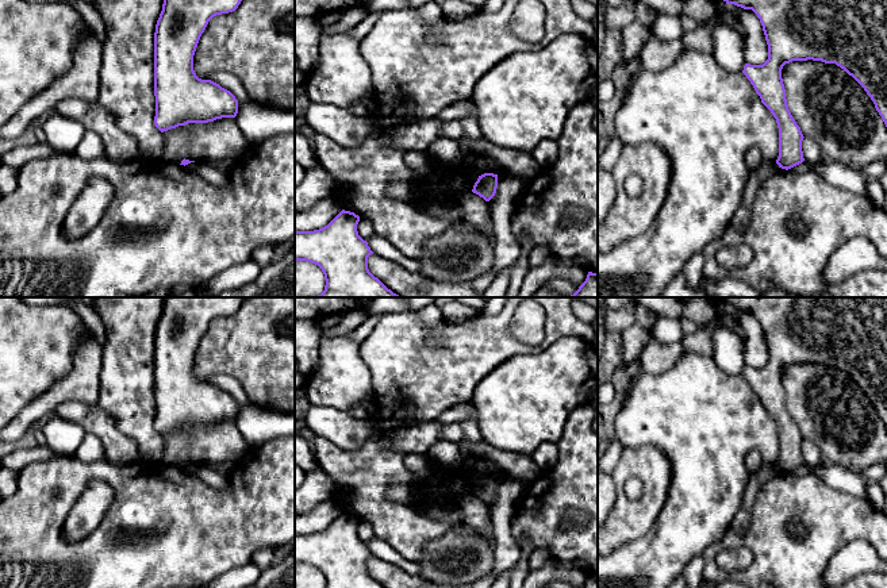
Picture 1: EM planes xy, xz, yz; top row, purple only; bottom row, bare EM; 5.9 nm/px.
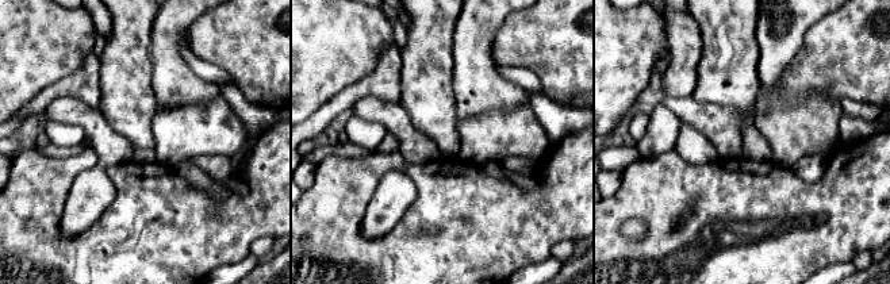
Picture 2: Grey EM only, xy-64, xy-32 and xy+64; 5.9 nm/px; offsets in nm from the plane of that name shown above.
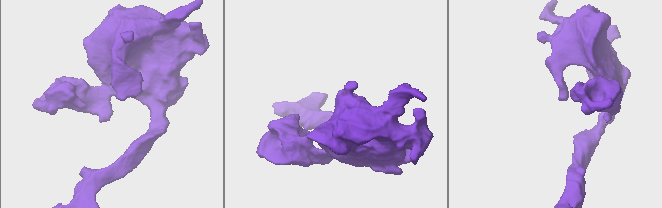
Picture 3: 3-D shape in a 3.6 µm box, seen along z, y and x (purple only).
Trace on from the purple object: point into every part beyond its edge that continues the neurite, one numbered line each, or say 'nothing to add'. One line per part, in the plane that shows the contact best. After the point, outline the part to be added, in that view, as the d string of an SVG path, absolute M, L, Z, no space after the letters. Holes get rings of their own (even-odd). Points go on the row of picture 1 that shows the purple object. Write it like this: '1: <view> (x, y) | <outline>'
nothing to add

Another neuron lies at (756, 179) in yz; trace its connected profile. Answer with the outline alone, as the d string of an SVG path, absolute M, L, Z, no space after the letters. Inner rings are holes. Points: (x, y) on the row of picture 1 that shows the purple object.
M763 161L757 169L749 172L741 204L732 219L732 226L736 230L744 231L746 228L750 220L752 207L760 187L779 169L780 168L776 162Z

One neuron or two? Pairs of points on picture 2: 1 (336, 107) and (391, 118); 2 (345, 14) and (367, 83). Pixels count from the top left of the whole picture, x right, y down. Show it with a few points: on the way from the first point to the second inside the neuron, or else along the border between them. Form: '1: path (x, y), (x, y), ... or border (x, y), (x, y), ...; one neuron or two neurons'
1: border (382, 99), (363, 96), (350, 110); two neurons
2: border (383, 49), (378, 65), (338, 93); two neurons

